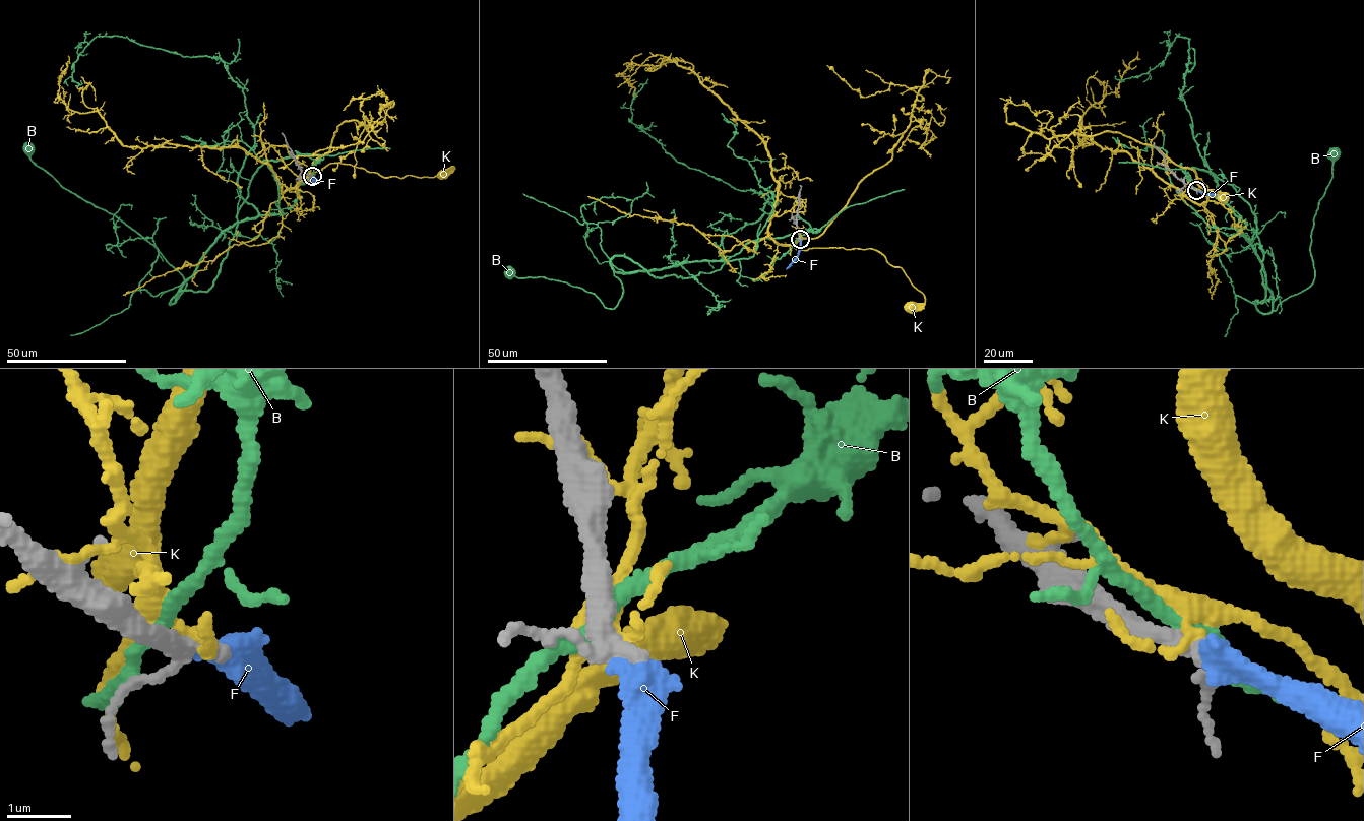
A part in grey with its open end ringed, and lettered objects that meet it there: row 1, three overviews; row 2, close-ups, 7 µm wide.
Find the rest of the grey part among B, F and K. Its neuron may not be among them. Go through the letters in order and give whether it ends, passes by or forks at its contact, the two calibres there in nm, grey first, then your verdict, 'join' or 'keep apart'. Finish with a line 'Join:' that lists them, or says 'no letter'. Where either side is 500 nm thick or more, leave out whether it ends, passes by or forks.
B: it passes by | 320/220 nm | keep apart
F: it ends | 260/440 nm | join
K: it forks | 280/280 nm | keep apart
Join: F

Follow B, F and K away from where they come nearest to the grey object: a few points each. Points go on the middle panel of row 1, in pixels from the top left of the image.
B: (799, 238), (819, 230), (751, 240), (696, 275), (680, 264), (616, 272), (613, 309), (510, 271)
F: (800, 239), (797, 258), (786, 268)
K: (800, 238), (793, 246), (799, 249), (879, 251), (924, 296), (925, 302), (911, 307)

